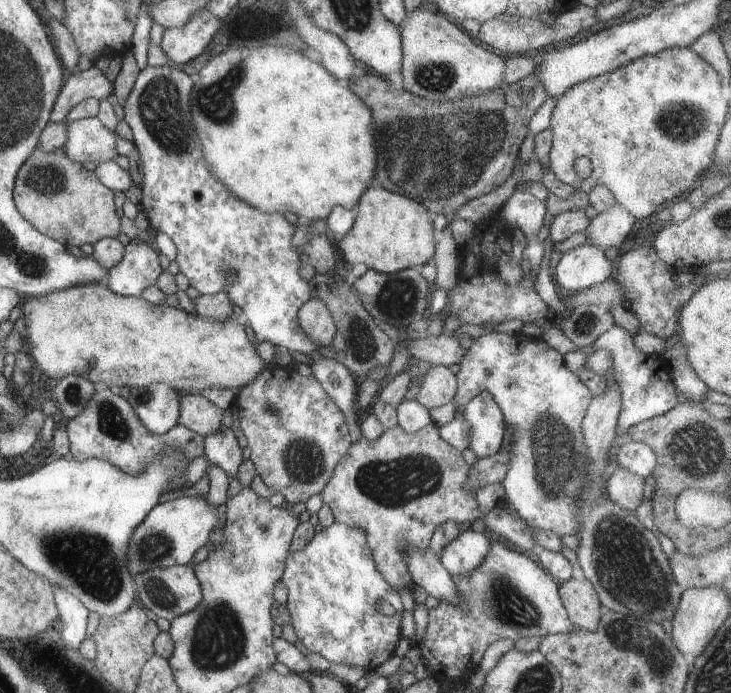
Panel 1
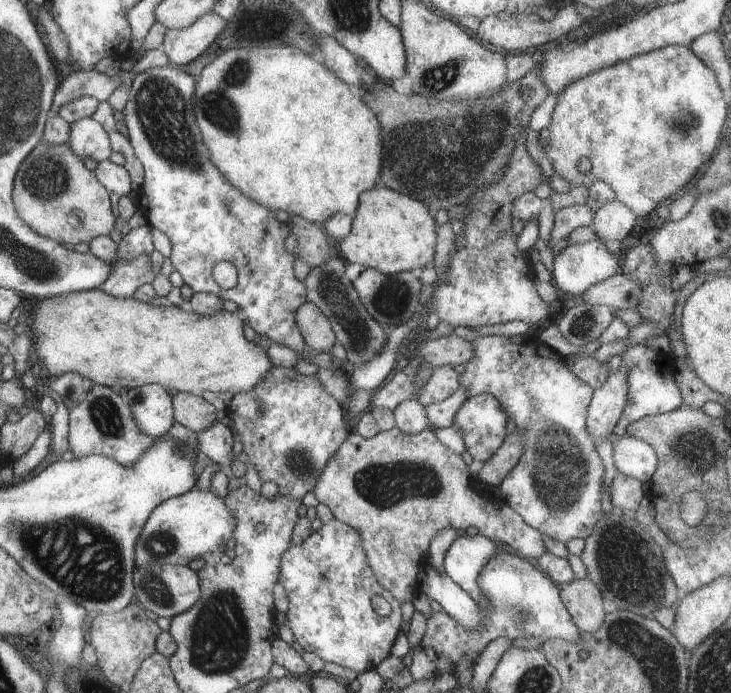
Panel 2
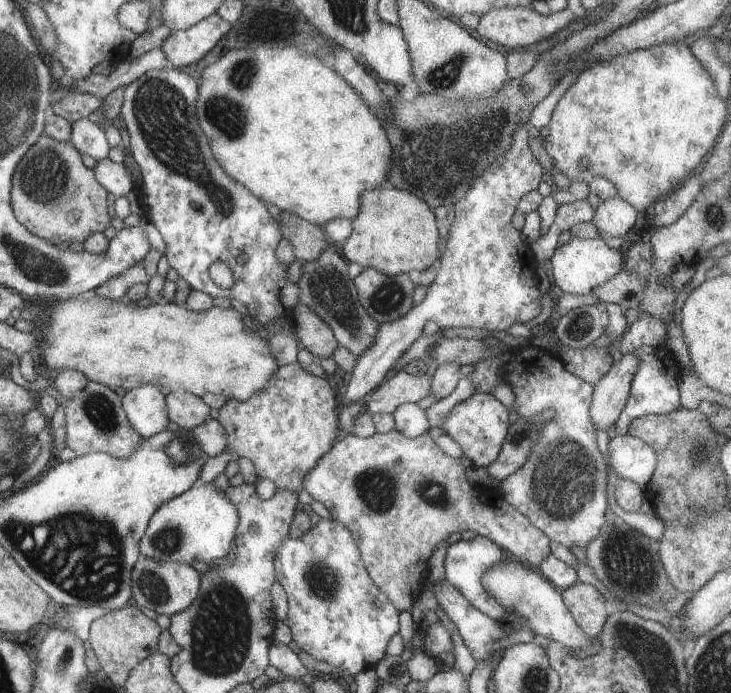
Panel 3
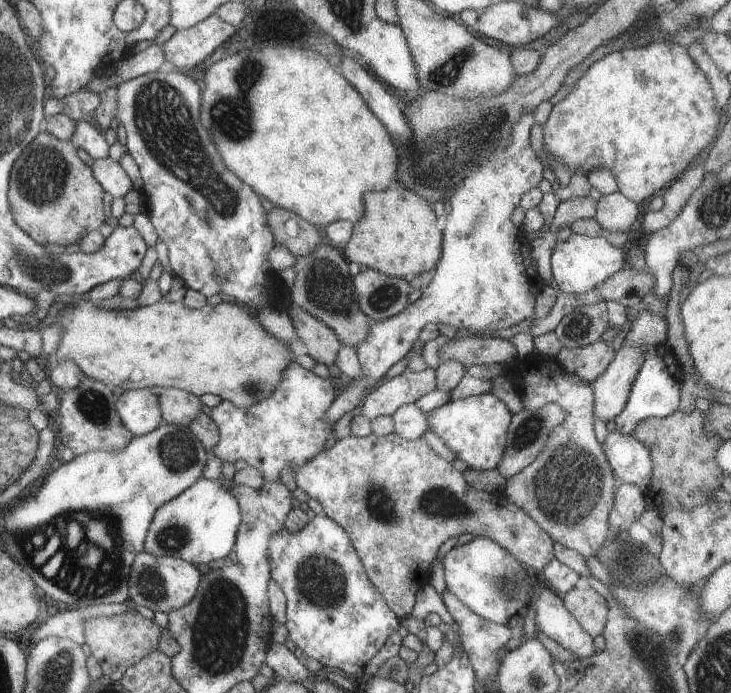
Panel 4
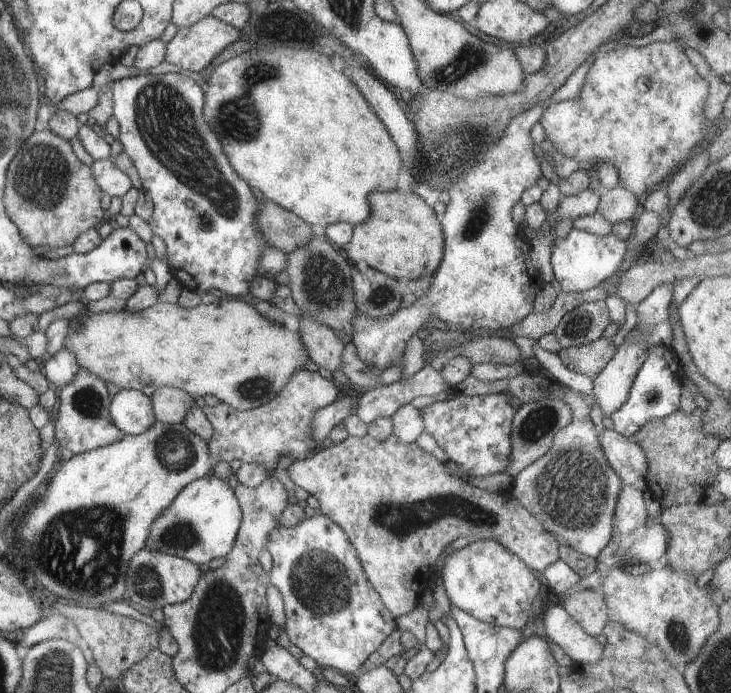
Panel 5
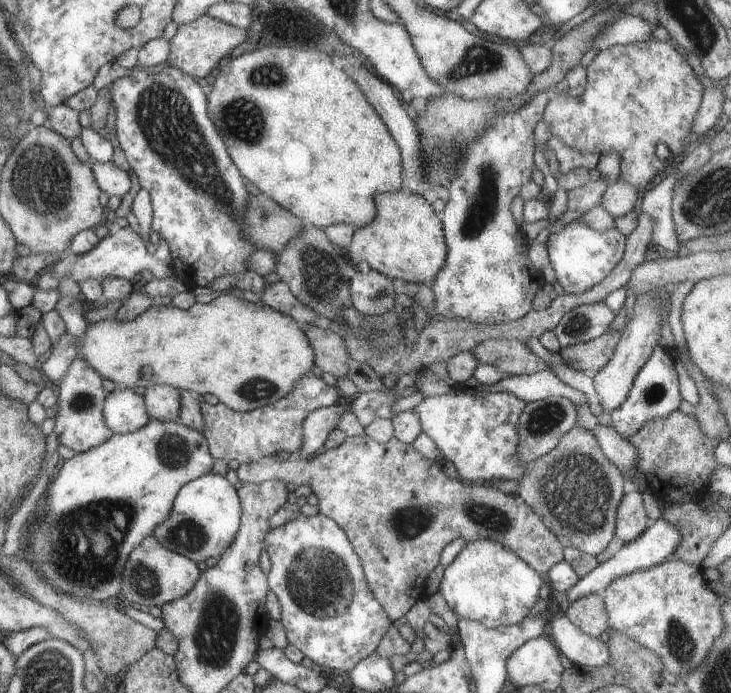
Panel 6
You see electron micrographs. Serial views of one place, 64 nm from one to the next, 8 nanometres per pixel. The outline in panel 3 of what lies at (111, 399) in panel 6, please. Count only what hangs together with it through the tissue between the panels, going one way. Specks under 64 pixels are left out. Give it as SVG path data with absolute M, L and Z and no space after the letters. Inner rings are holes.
M139 386L125 392L121 400L127 420L131 422L133 432L137 432L139 436L151 438L171 426L167 414L167 398L165 394L161 394L159 386Z

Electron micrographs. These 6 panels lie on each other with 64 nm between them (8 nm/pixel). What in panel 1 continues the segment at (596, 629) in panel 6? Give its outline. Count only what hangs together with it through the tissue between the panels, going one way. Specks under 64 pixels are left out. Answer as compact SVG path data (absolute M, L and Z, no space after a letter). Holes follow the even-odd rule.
M567 580L559 584L559 598L573 628L593 632L601 620L601 604L587 580Z

